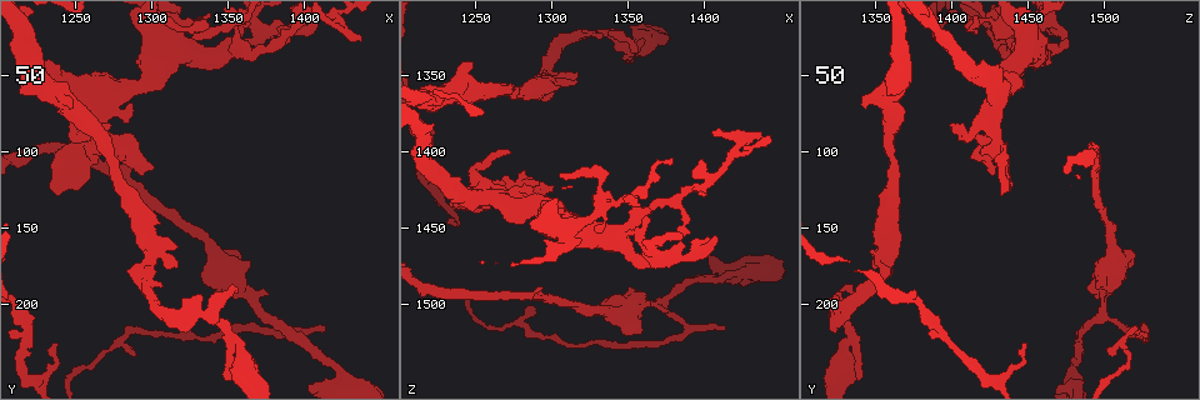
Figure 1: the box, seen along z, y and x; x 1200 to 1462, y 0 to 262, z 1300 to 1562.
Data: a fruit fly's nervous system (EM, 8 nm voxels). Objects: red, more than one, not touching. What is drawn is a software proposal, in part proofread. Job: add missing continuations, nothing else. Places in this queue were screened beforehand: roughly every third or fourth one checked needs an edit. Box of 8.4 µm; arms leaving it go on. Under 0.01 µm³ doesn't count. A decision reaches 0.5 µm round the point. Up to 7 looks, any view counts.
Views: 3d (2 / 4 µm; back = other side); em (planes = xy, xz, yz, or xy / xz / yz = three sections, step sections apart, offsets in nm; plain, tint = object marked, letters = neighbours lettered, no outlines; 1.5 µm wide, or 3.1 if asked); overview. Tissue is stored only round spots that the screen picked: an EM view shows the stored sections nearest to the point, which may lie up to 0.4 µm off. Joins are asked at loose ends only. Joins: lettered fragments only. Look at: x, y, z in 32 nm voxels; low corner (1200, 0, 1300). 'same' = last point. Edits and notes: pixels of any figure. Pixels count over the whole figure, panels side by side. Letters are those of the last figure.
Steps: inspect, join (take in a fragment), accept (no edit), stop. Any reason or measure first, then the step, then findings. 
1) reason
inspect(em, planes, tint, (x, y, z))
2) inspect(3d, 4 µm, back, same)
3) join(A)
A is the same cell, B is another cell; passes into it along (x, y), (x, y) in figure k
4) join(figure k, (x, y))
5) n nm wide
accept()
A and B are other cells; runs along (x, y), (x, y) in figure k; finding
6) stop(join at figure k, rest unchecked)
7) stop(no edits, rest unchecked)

tapers out
inspect(em, xy, step 8, letters, (1238, 226, 1446))

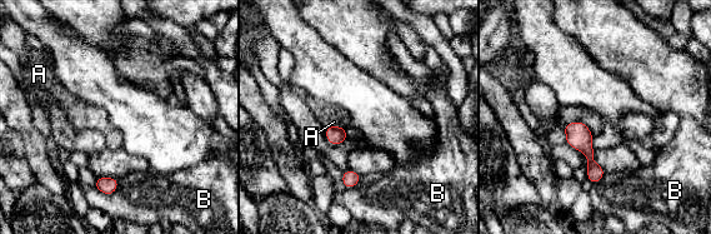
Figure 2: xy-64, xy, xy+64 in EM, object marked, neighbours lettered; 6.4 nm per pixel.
B touches over 140 nm
accept()
A and B are other cells; border along (341, 127), (333, 125), (325, 129) in figure 2; no lettered fragment goes on from it

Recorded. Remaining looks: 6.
branch stops here
inspect(3d, 4 µm, (1414, 214, 1516))

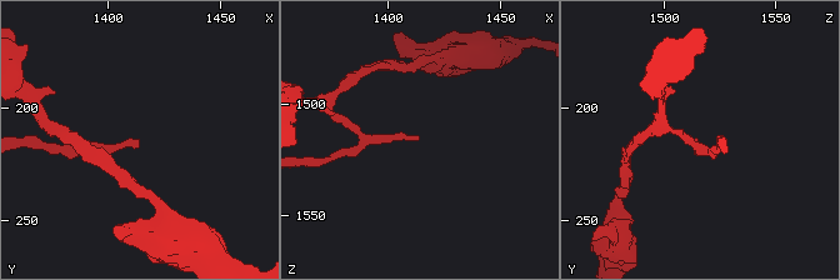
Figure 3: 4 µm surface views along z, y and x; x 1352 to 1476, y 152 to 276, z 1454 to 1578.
inspect(em, xy, step 4, tint, (1415, 214, 1516))

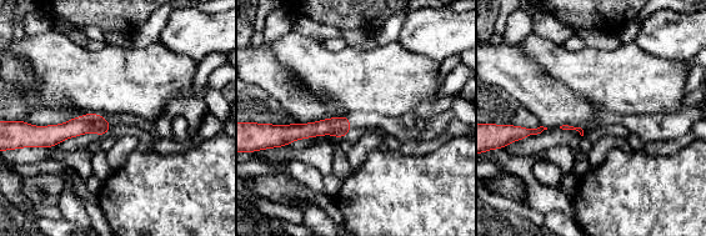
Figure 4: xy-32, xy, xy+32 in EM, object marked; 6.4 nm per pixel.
inspect(em, xz, step 4, letters, same)

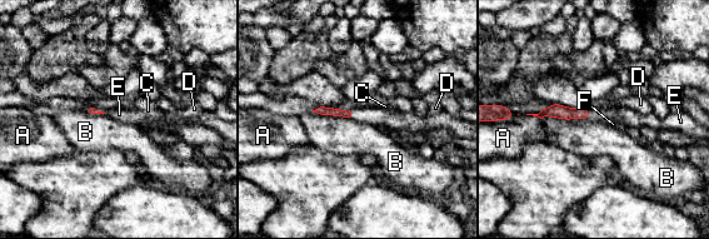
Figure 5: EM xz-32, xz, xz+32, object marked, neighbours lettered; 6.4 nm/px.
join(E)
E is the same cell, A, B, C, D and F are other cells; passes into it along (554, 110), (590, 115), (629, 116) in figure 5; it goes on there

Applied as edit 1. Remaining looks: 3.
see it whole again
inspect(overview)

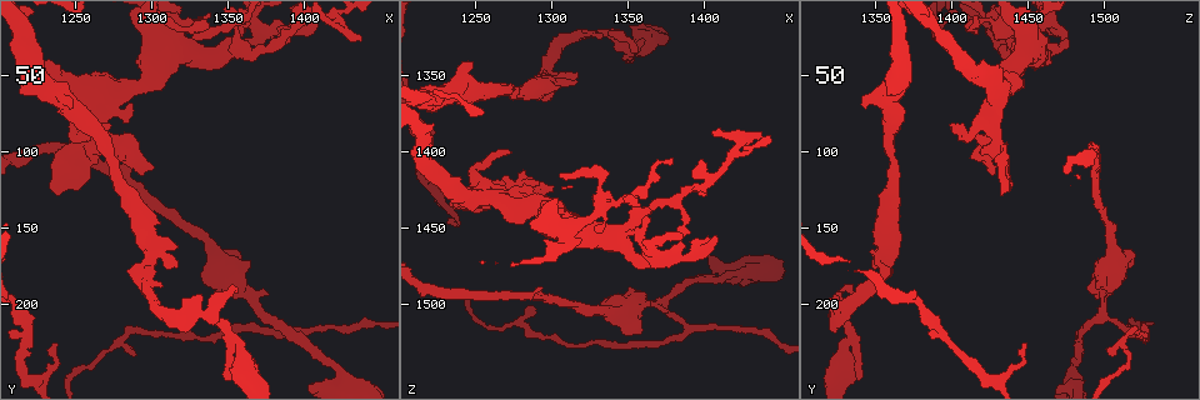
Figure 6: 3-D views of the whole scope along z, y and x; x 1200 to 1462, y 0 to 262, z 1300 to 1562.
branch stops here
inspect(em, xz, step 8, tint, (1248, 70, 1342))

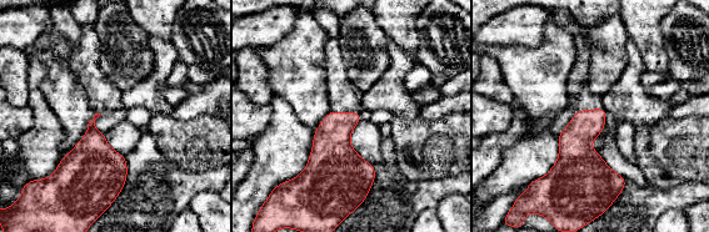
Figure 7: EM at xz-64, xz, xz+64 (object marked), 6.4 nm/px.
inspect(em, planes, letters, same)

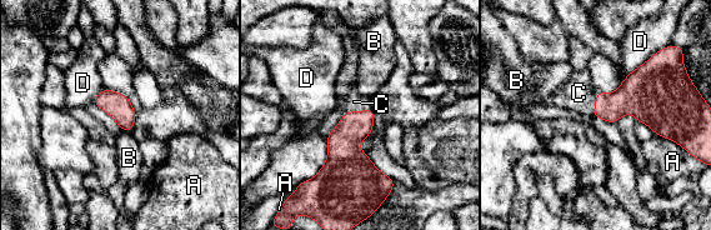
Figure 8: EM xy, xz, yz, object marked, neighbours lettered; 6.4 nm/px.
join(C)
C is the same cell, A, B and D are other cells; passes into it along (343, 143), (357, 111), (354, 101) in figure 8; the neuron continues

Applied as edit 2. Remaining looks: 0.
stop(join at figure 5, join at figure 8, rest unchecked)

